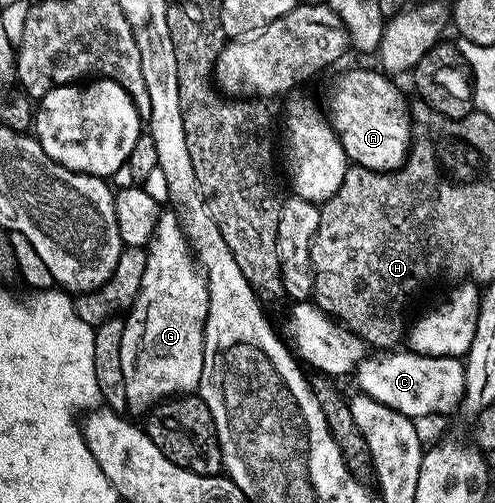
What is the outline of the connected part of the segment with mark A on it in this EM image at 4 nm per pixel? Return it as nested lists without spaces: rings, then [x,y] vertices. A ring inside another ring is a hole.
[[[374,70],[347,71],[336,77],[331,87],[329,122],[354,166],[370,171],[396,171],[411,152],[409,99],[382,70]]]

